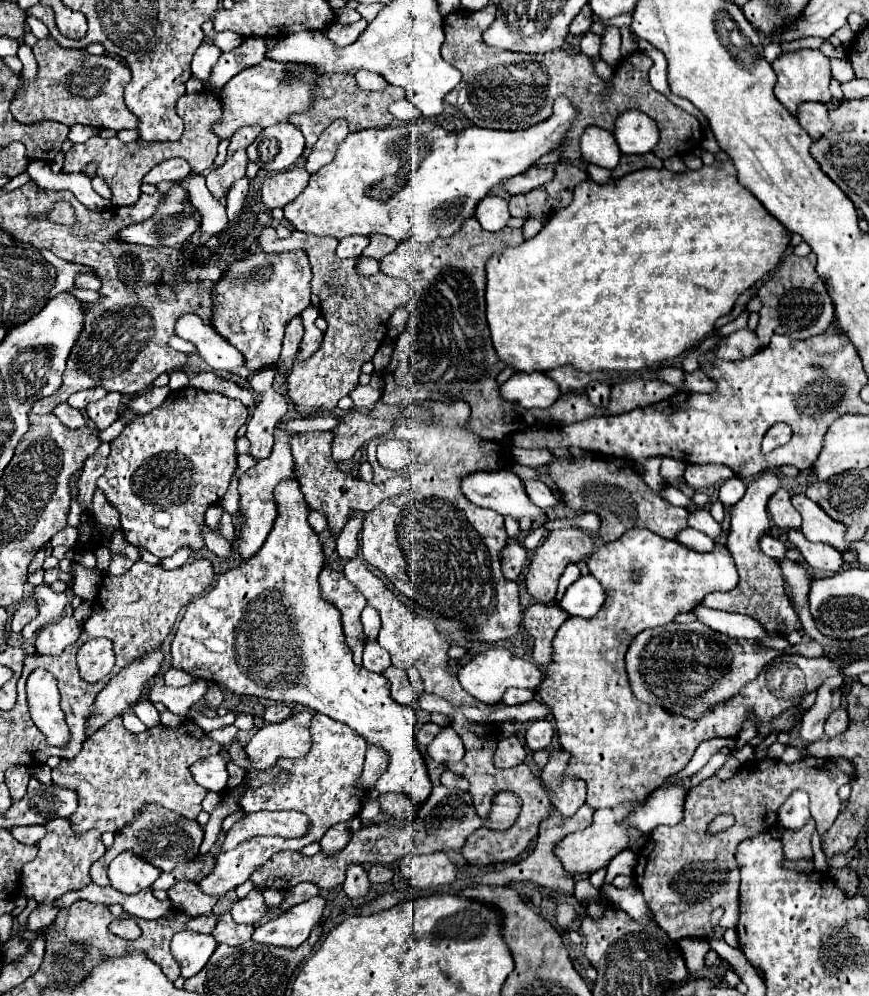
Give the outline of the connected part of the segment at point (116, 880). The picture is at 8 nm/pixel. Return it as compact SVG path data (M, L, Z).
M130 853L118 855L108 867L110 887L124 895L148 889L158 879L158 875L160 871L154 865L148 865L144 859L138 859Z

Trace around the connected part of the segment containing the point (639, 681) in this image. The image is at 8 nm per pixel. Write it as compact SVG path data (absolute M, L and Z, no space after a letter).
M700 621L688 625L666 623L634 637L626 653L626 669L638 699L698 719L714 703L738 695L740 687L746 685L746 681L756 679L764 665L776 655L780 655L780 651L762 649L760 643L752 639L732 639Z

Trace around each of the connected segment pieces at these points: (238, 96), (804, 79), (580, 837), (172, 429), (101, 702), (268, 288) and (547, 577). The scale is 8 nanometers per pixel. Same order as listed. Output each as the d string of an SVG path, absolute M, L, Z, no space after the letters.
M270 59L246 67L222 87L222 119L212 125L212 133L218 139L230 139L237 129L245 125L260 125L266 128L276 123L288 123L288 117L292 113L310 109L310 91L316 79L318 73L312 67L294 67L286 63L282 65Z
M798 49L798 51L786 51L780 53L780 57L772 63L772 69L778 75L776 87L774 87L774 95L776 99L792 113L796 115L796 109L800 103L804 101L820 101L820 103L828 103L832 99L830 91L828 91L828 83L830 83L830 61L828 57L824 57L822 51L814 51L814 49Z
M626 803L626 805L612 807L612 809L598 809L594 813L594 821L590 827L586 827L584 831L570 833L560 843L556 843L554 855L560 859L564 871L570 877L588 875L588 873L594 873L594 871L606 867L614 855L618 855L620 851L624 851L628 847L628 831L620 825L620 819L624 819L632 811L634 805L636 803Z
M184 387L180 391L172 391L166 401L152 409L150 413L144 413L144 415L136 415L124 429L122 433L110 441L110 455L108 455L108 467L104 471L104 475L98 479L98 487L104 491L108 503L112 503L118 513L120 513L120 529L126 537L126 541L138 549L146 549L150 551L152 555L164 559L164 557L172 557L176 549L180 547L192 547L194 551L202 549L204 543L202 543L202 521L204 521L204 513L206 513L206 507L218 503L222 499L222 495L226 493L226 487L230 485L230 477L234 473L234 467L236 467L236 431L246 423L246 417L248 417L248 409L236 401L236 399L230 399L226 395L220 395L220 393L206 393L206 391L200 391L200 389L194 389L194 387Z
M162 649L152 651L150 655L146 655L146 659L138 659L130 663L106 683L106 687L98 693L92 705L92 713L86 727L88 737L94 735L100 727L104 727L110 719L128 711L132 703L140 699L144 687L162 667L162 659L164 659Z
M304 251L254 253L234 261L212 287L214 315L210 325L244 355L244 365L230 371L234 377L250 379L264 367L276 367L286 325L310 305L310 263Z
M576 527L552 531L544 539L544 543L540 547L536 547L536 551L532 555L532 561L530 561L530 567L528 567L528 573L526 573L526 591L541 603L554 600L560 575L564 573L566 565L586 559L592 551L594 551L594 541L586 531L576 529Z

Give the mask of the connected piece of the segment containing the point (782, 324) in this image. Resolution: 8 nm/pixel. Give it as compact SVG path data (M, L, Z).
M790 253L778 265L778 271L760 287L758 297L762 299L762 309L760 309L760 323L756 327L756 335L762 347L766 347L770 343L770 337L776 333L794 339L808 339L820 335L834 321L834 311L832 311L834 305L830 301L824 281L816 273L814 253L806 257L796 257L794 253Z

